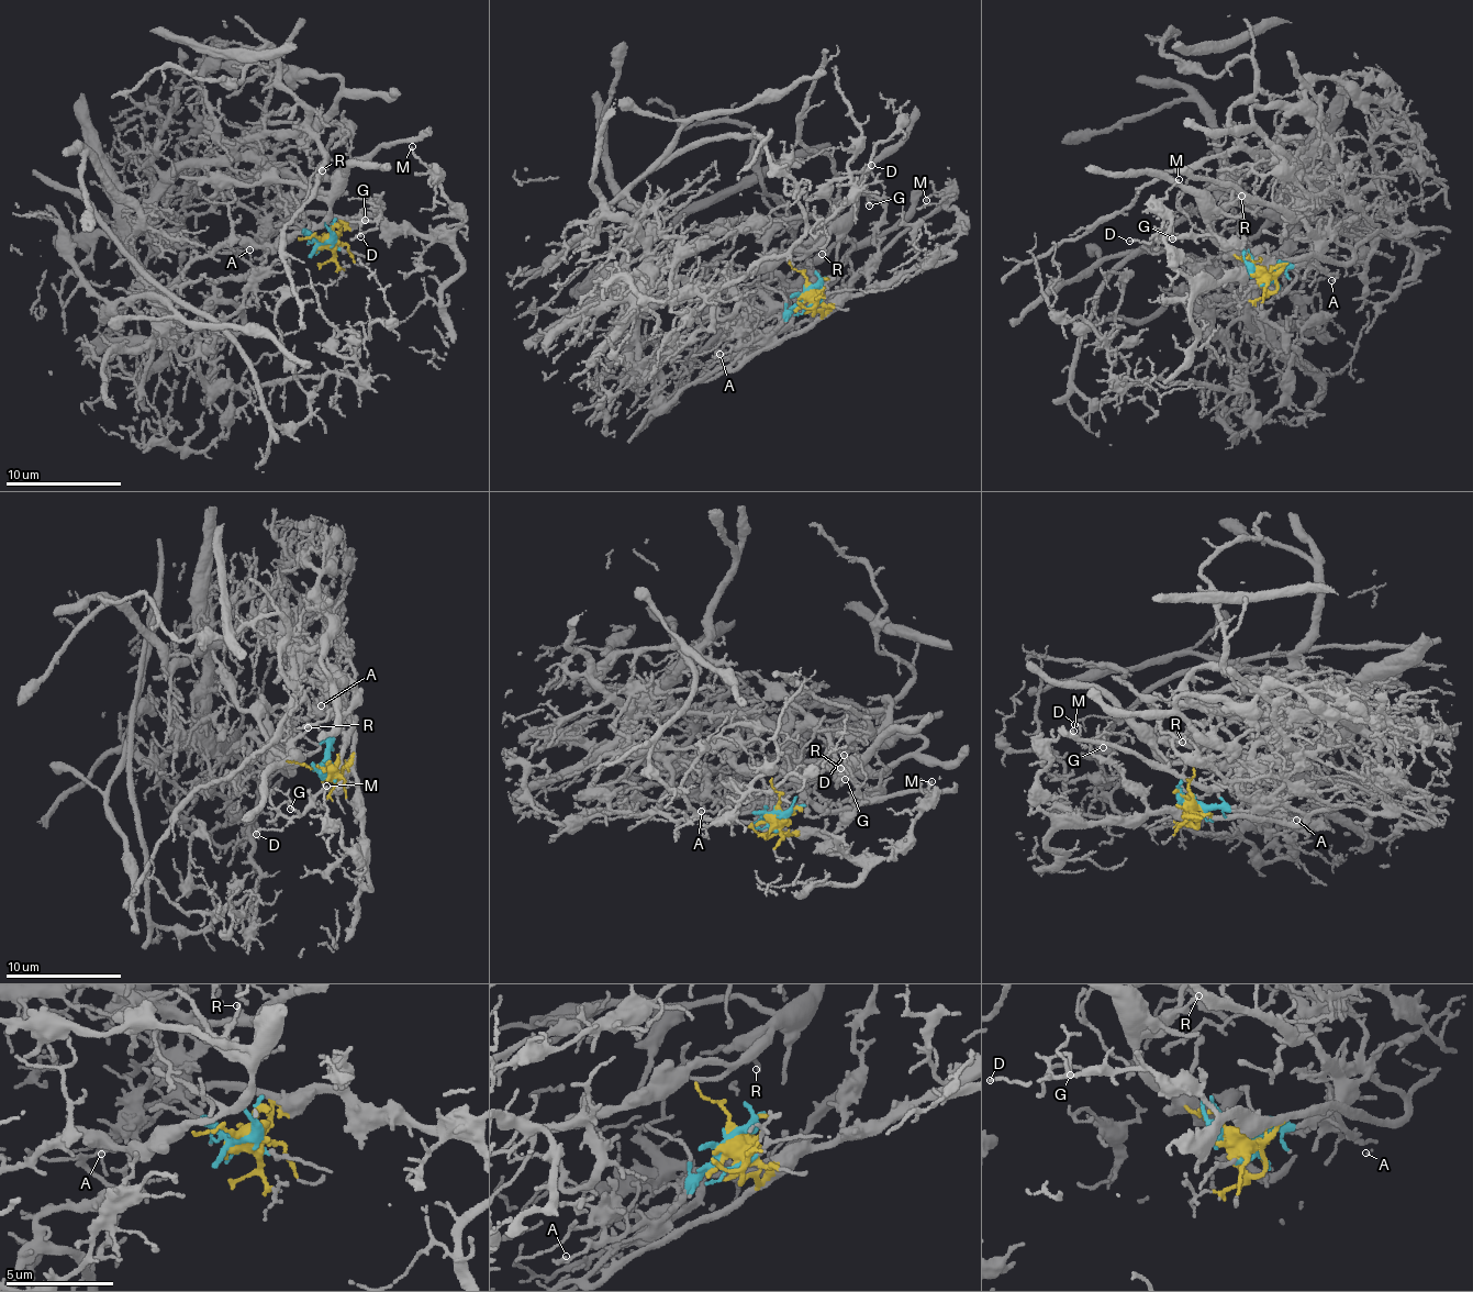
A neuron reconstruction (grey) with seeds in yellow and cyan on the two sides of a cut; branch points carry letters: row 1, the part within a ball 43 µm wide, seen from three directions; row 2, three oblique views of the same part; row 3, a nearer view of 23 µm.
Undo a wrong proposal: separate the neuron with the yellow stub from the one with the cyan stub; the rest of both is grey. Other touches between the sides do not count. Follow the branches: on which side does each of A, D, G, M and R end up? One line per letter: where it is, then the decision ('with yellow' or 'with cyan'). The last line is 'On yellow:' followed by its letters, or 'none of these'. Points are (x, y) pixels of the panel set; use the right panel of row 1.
A: at (1331, 280); with cyan
D: at (1129, 241); with yellow
G: at (1172, 238); with yellow
M: at (1179, 179); with yellow
R: at (1241, 196); with cyan
On yellow: D, G, M

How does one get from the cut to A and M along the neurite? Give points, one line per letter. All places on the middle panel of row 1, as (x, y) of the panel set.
A: (811, 290), (766, 336), (737, 344), (721, 357), (720, 353)
M: (811, 290), (816, 310), (852, 296), (861, 297), (935, 259), (964, 221), (943, 195), (925, 200)

